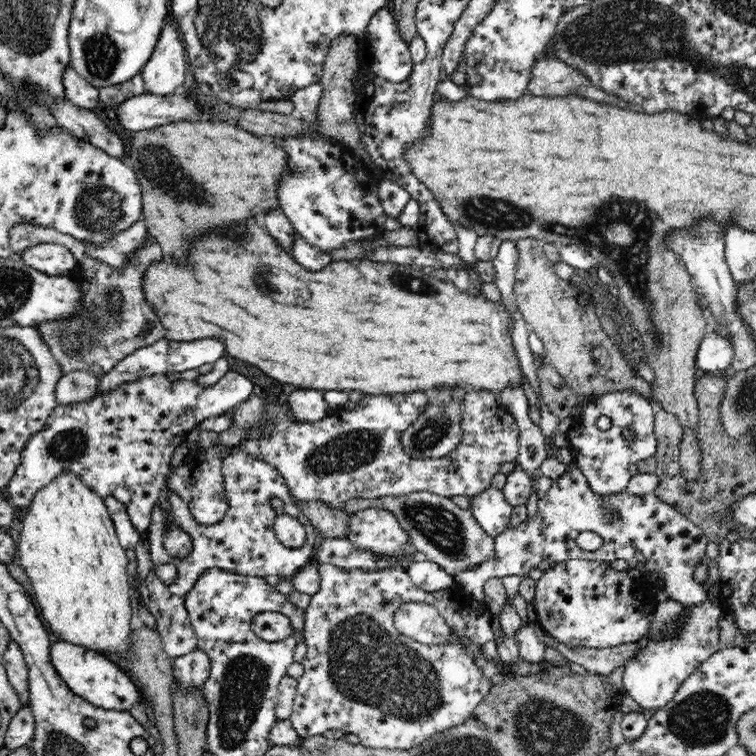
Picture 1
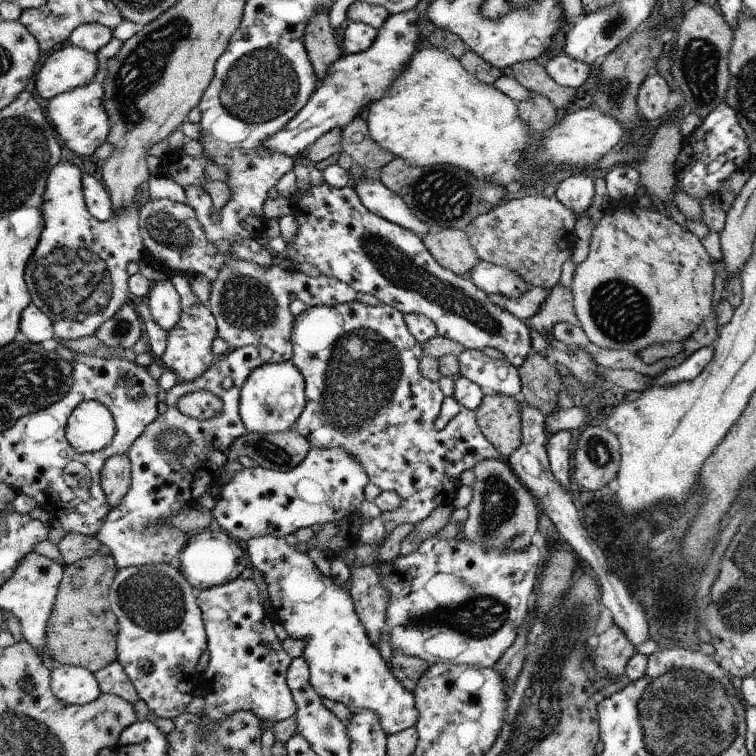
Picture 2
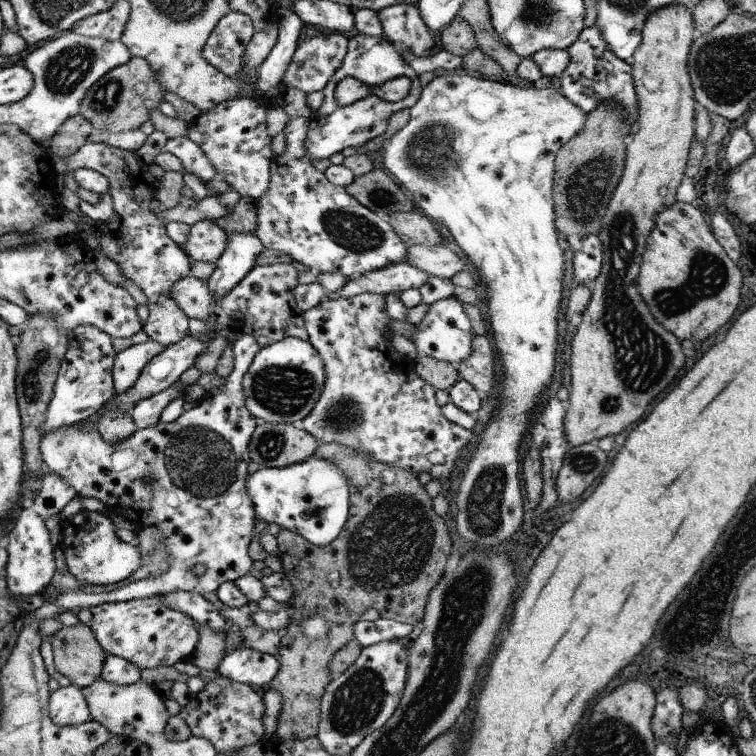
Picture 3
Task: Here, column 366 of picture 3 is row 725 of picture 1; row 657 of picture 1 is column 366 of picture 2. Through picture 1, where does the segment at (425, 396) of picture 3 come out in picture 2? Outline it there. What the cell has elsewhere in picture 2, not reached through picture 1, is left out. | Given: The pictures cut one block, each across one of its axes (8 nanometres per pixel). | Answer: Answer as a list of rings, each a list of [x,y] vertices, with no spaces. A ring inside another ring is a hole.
[[[359,300],[330,307],[326,305],[309,306],[304,312],[295,317],[291,332],[291,342],[293,346],[291,361],[304,377],[307,396],[306,406],[295,424],[295,429],[298,431],[298,434],[307,438],[308,442],[314,448],[344,448],[344,450],[346,450],[348,454],[352,454],[352,456],[356,458],[356,462],[362,466],[362,470],[369,476],[369,482],[376,484],[376,486],[382,488],[383,491],[396,492],[396,494],[400,496],[400,500],[402,500],[400,506],[398,506],[396,510],[392,510],[392,512],[381,512],[382,516],[380,516],[380,518],[375,518],[374,520],[369,520],[362,524],[362,528],[360,528],[360,540],[362,540],[363,544],[373,545],[382,542],[386,538],[386,524],[388,524],[388,522],[396,522],[398,525],[410,522],[410,524],[415,525],[422,522],[425,518],[428,518],[429,513],[431,513],[434,508],[450,505],[454,502],[456,492],[458,492],[458,488],[461,486],[460,474],[462,474],[462,472],[474,468],[474,466],[476,466],[478,462],[482,462],[482,460],[502,459],[494,446],[492,446],[486,436],[482,434],[476,422],[475,411],[461,407],[458,416],[452,418],[450,424],[448,424],[446,428],[443,428],[441,431],[436,430],[434,423],[441,410],[444,394],[437,381],[422,377],[420,368],[418,367],[420,366],[420,360],[422,360],[422,357],[425,355],[423,353],[422,343],[418,342],[413,334],[410,334],[404,322],[403,314],[393,306],[384,304],[380,306],[370,306]]]

